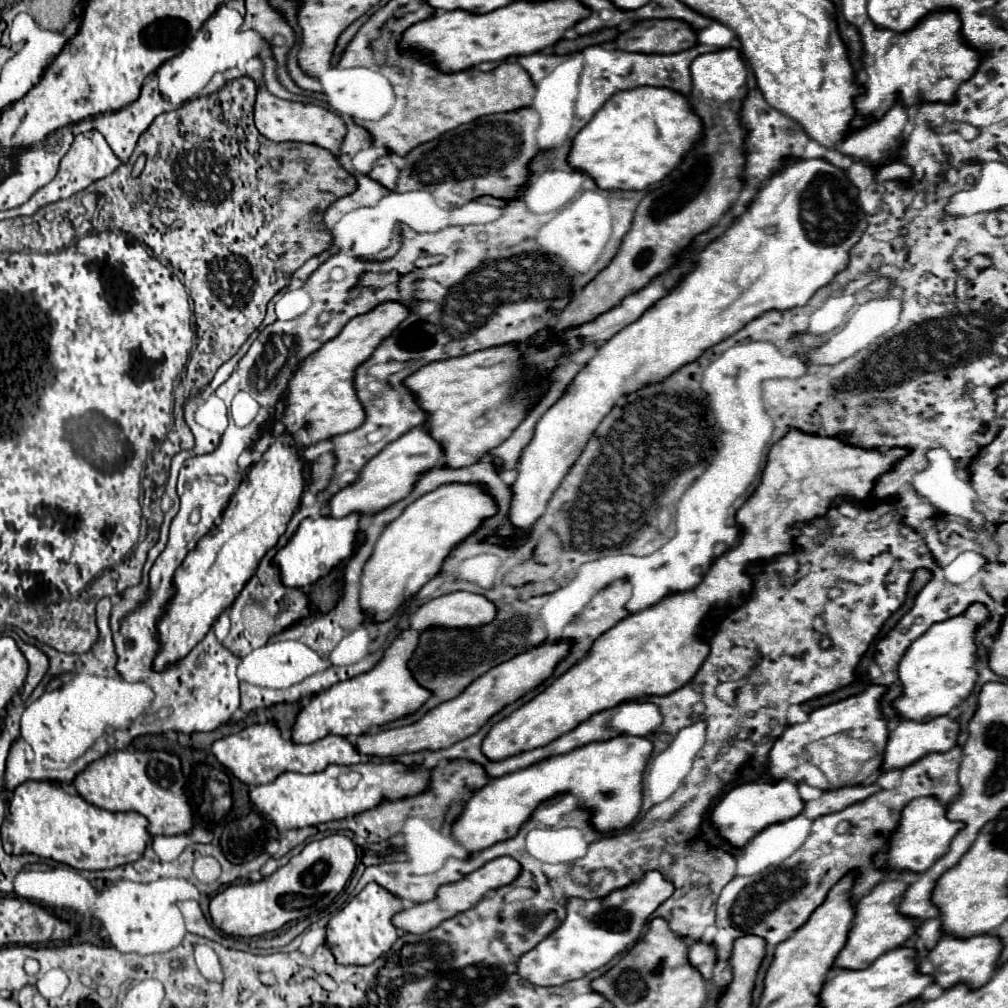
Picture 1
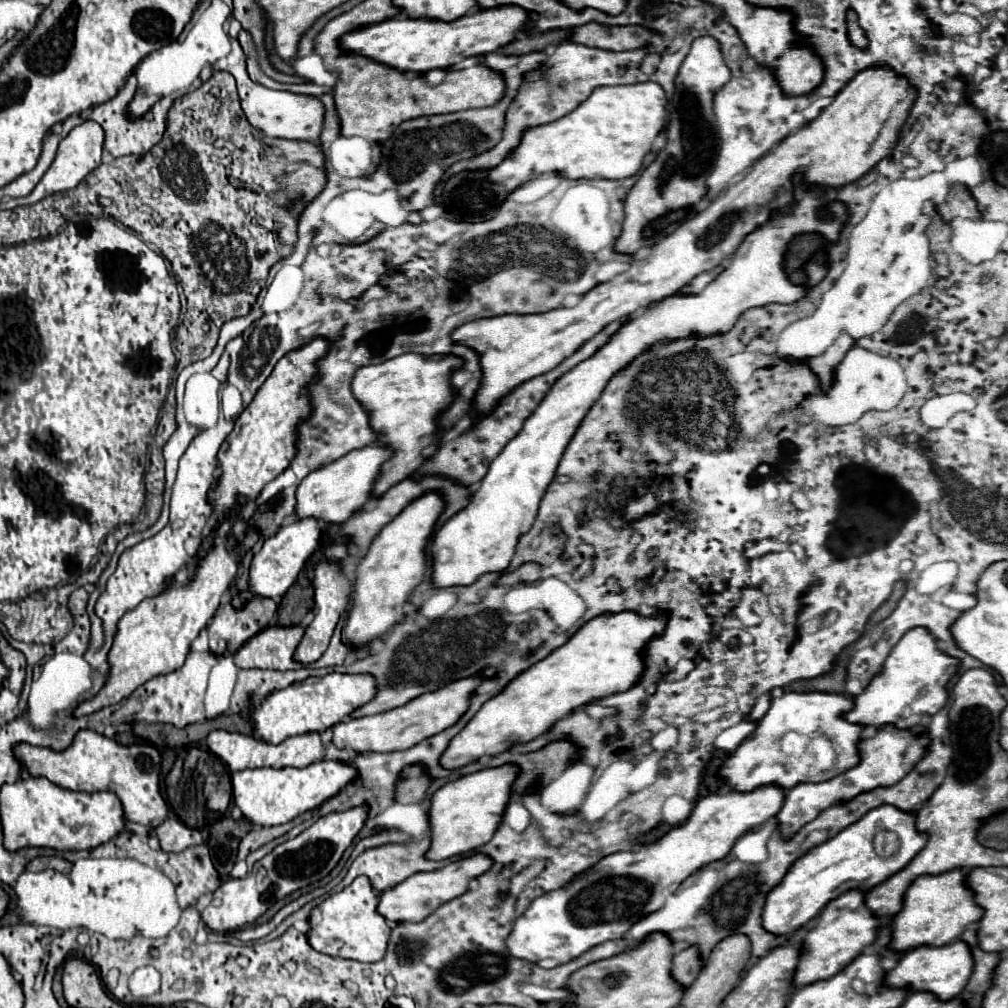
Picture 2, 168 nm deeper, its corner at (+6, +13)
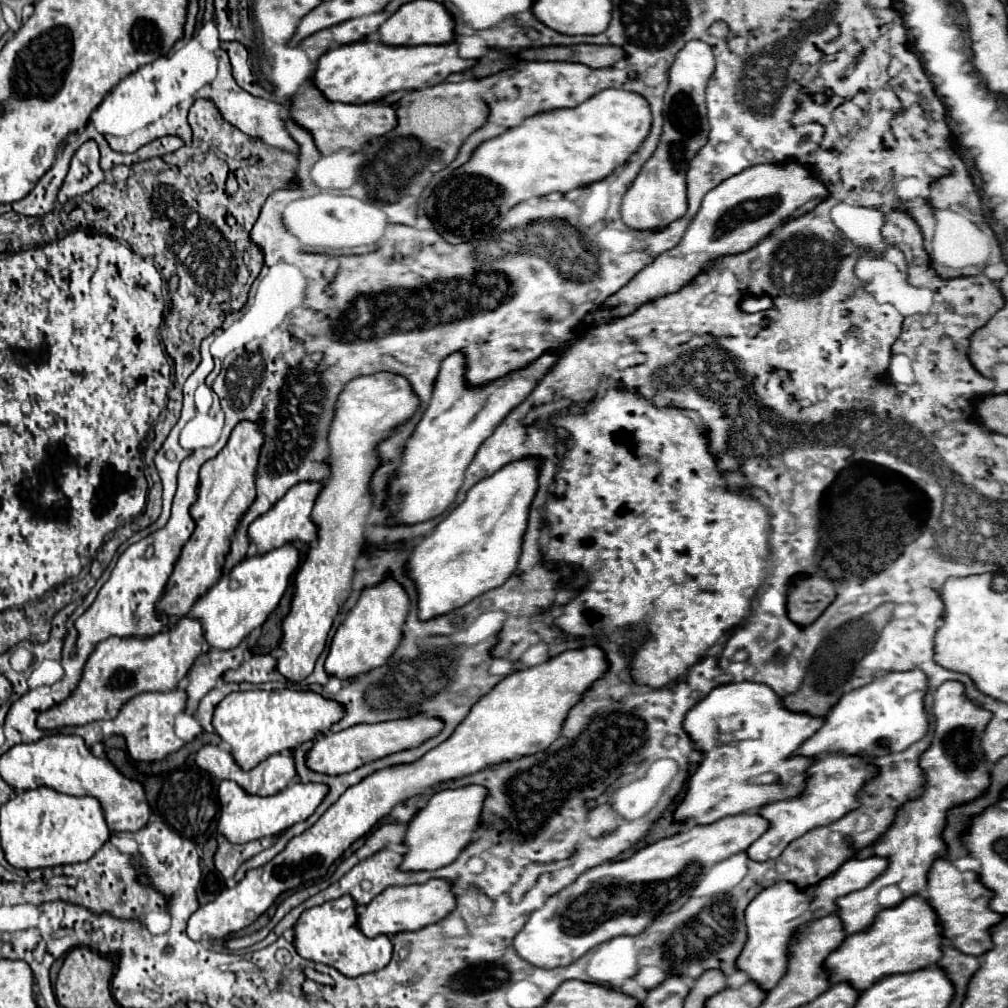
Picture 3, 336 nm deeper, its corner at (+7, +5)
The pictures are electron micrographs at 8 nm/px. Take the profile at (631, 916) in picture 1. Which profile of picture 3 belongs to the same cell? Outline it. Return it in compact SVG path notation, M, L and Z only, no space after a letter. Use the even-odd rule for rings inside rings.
M739 813L739 815L719 819L711 825L693 825L683 833L677 833L673 837L667 837L653 845L647 845L645 849L639 849L629 859L597 865L597 867L585 871L581 877L577 877L577 881L573 881L569 887L565 887L563 891L549 897L541 909L531 913L525 927L515 937L513 947L531 965L543 967L543 969L555 969L555 967L571 965L581 955L585 955L589 949L593 949L599 943L605 943L613 937L639 935L641 931L645 931L645 927L655 917L681 909L689 901L699 875L703 875L715 863L719 863L735 853L745 851L753 841L757 841L767 831L767 827L769 827L769 823L763 817L759 817L755 813Z

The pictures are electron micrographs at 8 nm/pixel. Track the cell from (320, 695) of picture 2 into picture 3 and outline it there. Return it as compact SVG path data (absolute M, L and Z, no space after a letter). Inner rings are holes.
M245 691L229 693L213 711L211 725L215 733L229 743L233 761L249 771L267 757L281 753L285 749L295 749L305 741L313 741L315 733L325 733L333 723L343 717L343 707L331 699L325 699L313 691Z

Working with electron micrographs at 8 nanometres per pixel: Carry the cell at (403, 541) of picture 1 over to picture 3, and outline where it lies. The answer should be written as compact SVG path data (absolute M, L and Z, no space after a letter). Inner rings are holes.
M385 579L383 583L365 589L357 605L349 611L349 615L345 617L345 621L339 625L337 633L331 639L329 655L325 659L325 671L331 677L351 679L371 669L387 665L401 641L401 627L405 623L407 611L409 611L409 597L397 581Z

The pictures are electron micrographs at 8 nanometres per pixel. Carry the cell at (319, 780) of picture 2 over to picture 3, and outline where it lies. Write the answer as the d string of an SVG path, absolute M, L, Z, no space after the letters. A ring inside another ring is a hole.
M217 781L215 783L215 795L217 795L217 805L219 805L217 831L229 843L249 843L253 839L273 837L277 833L283 833L287 827L299 821L305 821L309 815L313 815L315 807L323 801L325 793L327 793L325 785L295 783L273 797L255 797L255 795L245 793L233 781Z

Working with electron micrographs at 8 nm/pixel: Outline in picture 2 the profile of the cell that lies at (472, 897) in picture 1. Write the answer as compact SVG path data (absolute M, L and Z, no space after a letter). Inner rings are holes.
M474 853L470 857L462 857L458 861L452 861L442 869L436 869L430 873L416 873L416 875L408 877L406 881L402 881L400 885L396 885L394 889L388 889L380 895L378 913L390 921L396 921L396 923L404 923L404 921L418 923L418 921L426 919L430 913L434 913L440 905L464 895L470 879L476 879L482 873L486 873L492 867L492 863L494 861L490 855Z

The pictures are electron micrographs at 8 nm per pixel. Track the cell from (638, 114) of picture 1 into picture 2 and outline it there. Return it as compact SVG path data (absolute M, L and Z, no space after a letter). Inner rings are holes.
M658 83L606 85L580 103L570 115L528 129L512 157L486 171L458 173L444 183L442 205L450 215L464 221L490 219L506 195L520 183L556 171L568 179L626 179L642 169L654 139L664 129L666 93Z

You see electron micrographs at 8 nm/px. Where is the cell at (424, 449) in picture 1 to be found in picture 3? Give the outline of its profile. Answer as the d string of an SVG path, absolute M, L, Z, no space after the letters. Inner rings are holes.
M299 483L295 487L291 487L265 515L257 517L249 529L247 529L247 535L249 535L249 543L253 543L257 547L257 555L265 555L277 547L283 547L287 543L297 543L297 541L303 541L303 543L313 543L317 539L317 527L313 525L311 521L311 509L313 509L313 503L315 503L315 497L319 495L321 491L321 483Z

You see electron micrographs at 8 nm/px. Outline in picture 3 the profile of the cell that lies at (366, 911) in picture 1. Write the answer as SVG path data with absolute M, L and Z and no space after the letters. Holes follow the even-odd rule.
M349 895L305 909L295 923L293 945L303 959L335 967L345 977L359 977L365 973L379 971L391 961L391 953L393 953L393 945L389 937L379 935L375 939L369 939L357 929L355 901Z

